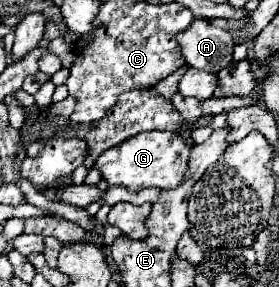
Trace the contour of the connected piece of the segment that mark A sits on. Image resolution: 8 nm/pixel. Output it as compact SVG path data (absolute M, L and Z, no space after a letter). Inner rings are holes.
M192 20L186 32L180 32L178 44L186 62L194 68L218 72L232 64L234 40L228 30L212 26L208 20Z

